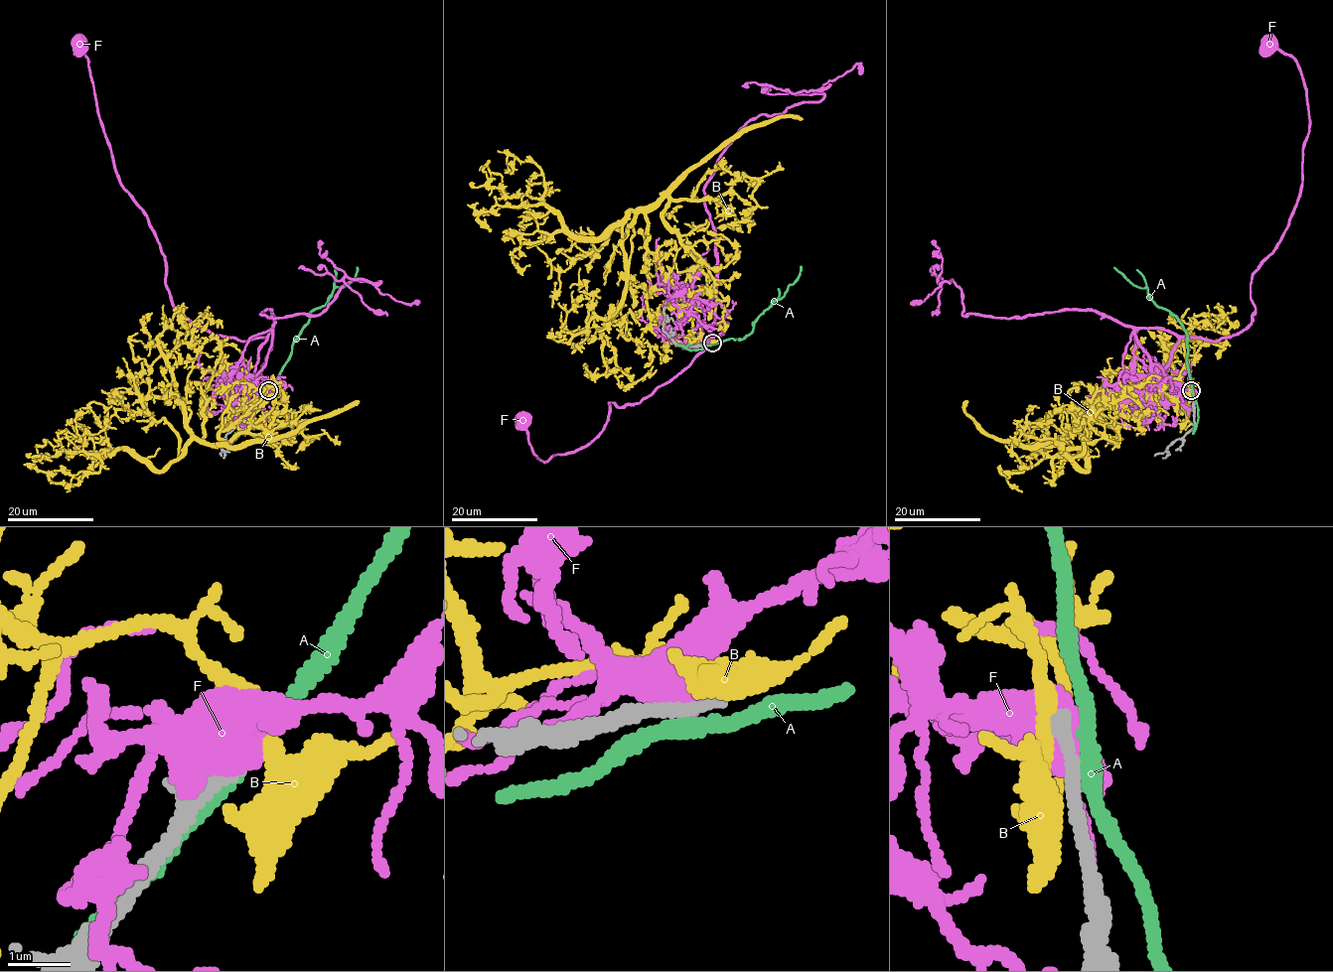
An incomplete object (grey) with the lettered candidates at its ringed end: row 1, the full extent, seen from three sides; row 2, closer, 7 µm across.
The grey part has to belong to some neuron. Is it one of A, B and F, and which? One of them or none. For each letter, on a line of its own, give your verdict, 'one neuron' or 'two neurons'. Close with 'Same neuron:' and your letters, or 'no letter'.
A: two neurons
B: two neurons
F: two neurons
Same neuron: no letter

